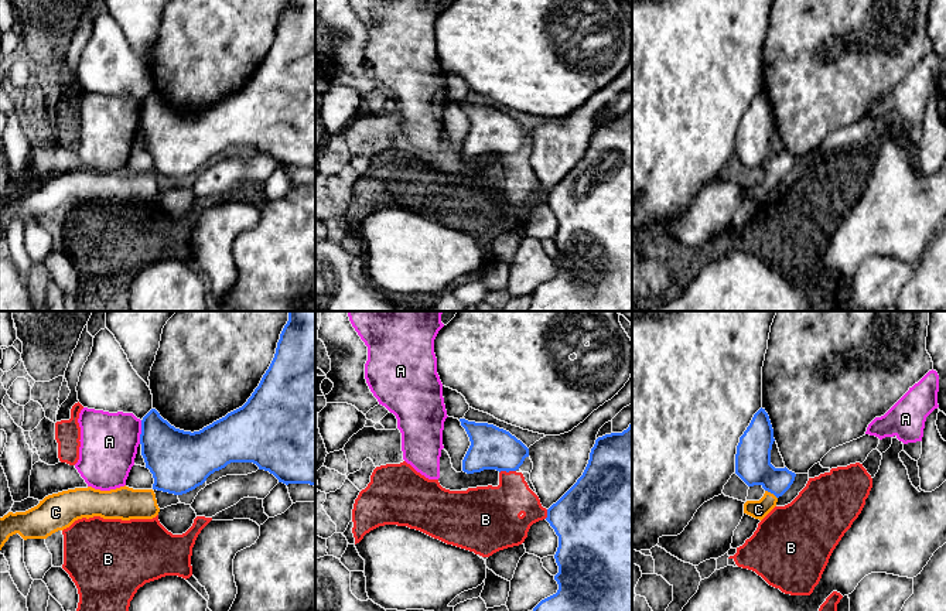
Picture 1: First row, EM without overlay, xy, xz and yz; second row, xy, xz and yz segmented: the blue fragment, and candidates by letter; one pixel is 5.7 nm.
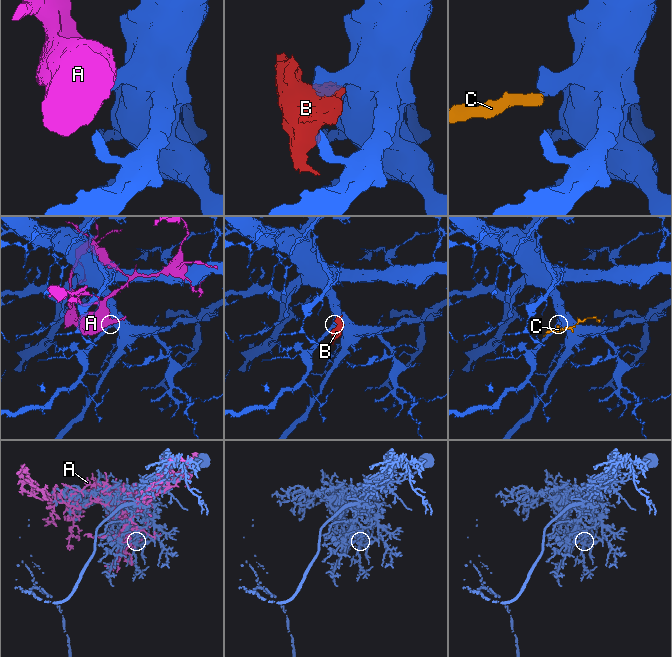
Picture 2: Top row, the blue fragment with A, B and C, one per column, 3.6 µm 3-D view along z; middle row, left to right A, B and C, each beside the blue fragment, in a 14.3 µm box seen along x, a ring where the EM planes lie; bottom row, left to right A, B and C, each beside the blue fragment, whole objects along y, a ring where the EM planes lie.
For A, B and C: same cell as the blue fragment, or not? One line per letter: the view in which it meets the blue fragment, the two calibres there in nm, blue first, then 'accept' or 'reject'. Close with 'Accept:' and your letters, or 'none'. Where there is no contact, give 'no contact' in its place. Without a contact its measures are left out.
A: xy | 320/320 nm | reject
B: xz | 240/300 nm | reject
C: yz | 200/110 nm | accept
Accept: C

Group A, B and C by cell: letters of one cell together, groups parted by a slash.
A / B / C

